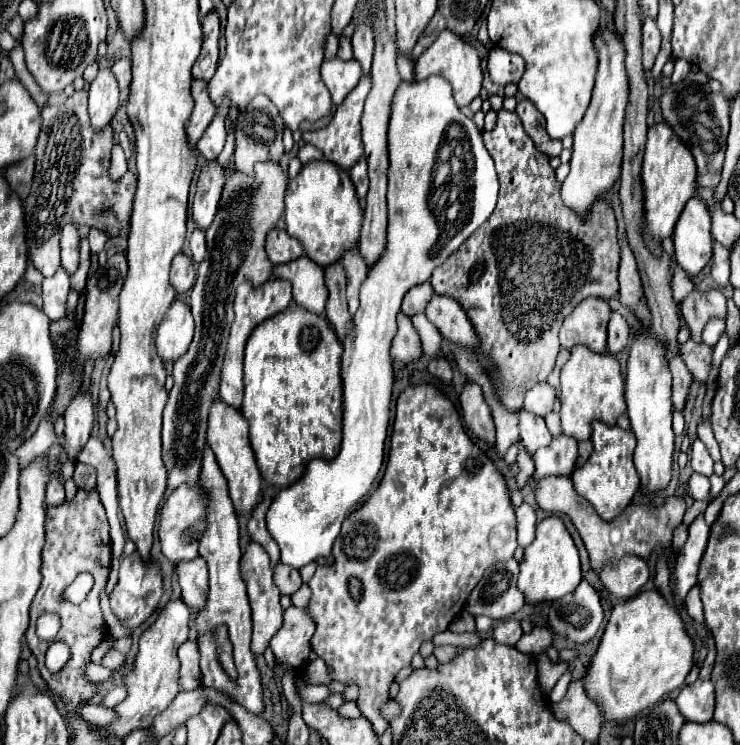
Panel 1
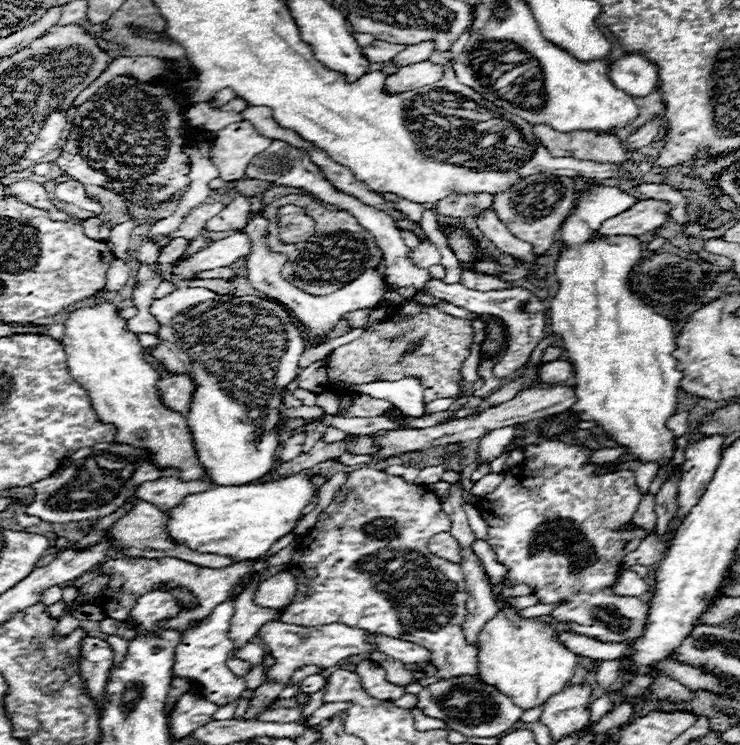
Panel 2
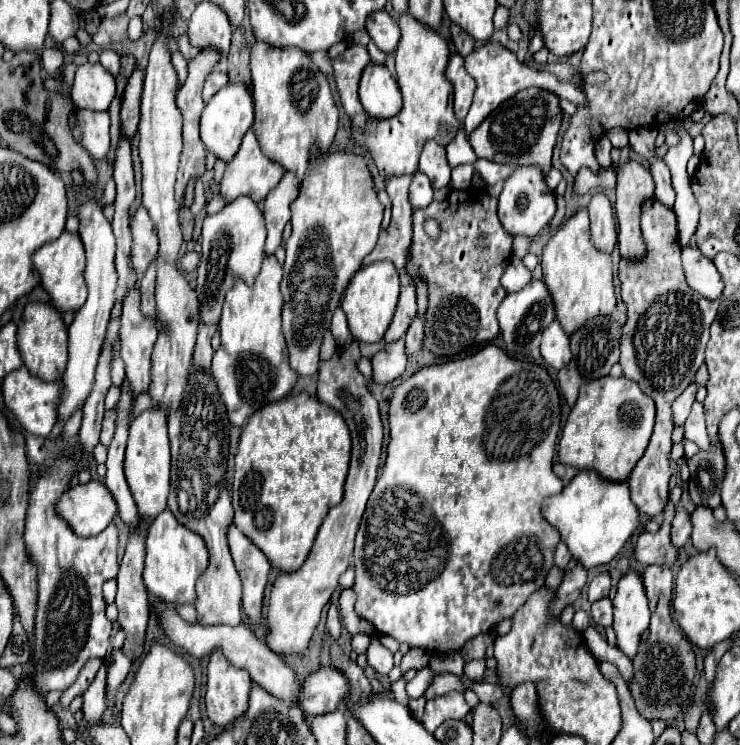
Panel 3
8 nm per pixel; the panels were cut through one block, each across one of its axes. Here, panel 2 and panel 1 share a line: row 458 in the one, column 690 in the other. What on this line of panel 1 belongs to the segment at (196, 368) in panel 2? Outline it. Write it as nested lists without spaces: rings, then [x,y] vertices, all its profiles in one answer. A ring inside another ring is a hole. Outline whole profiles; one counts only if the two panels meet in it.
[[[698,196],[690,198],[682,210],[674,230],[674,248],[678,266],[684,268],[690,276],[698,276],[712,258],[710,214]]]

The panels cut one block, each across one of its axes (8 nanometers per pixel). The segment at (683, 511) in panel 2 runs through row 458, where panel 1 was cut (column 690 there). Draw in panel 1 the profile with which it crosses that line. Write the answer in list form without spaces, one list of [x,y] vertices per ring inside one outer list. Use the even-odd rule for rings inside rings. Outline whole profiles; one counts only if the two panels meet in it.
[[[696,680],[684,686],[676,698],[680,714],[692,722],[710,722],[714,714],[714,686],[710,680]]]

